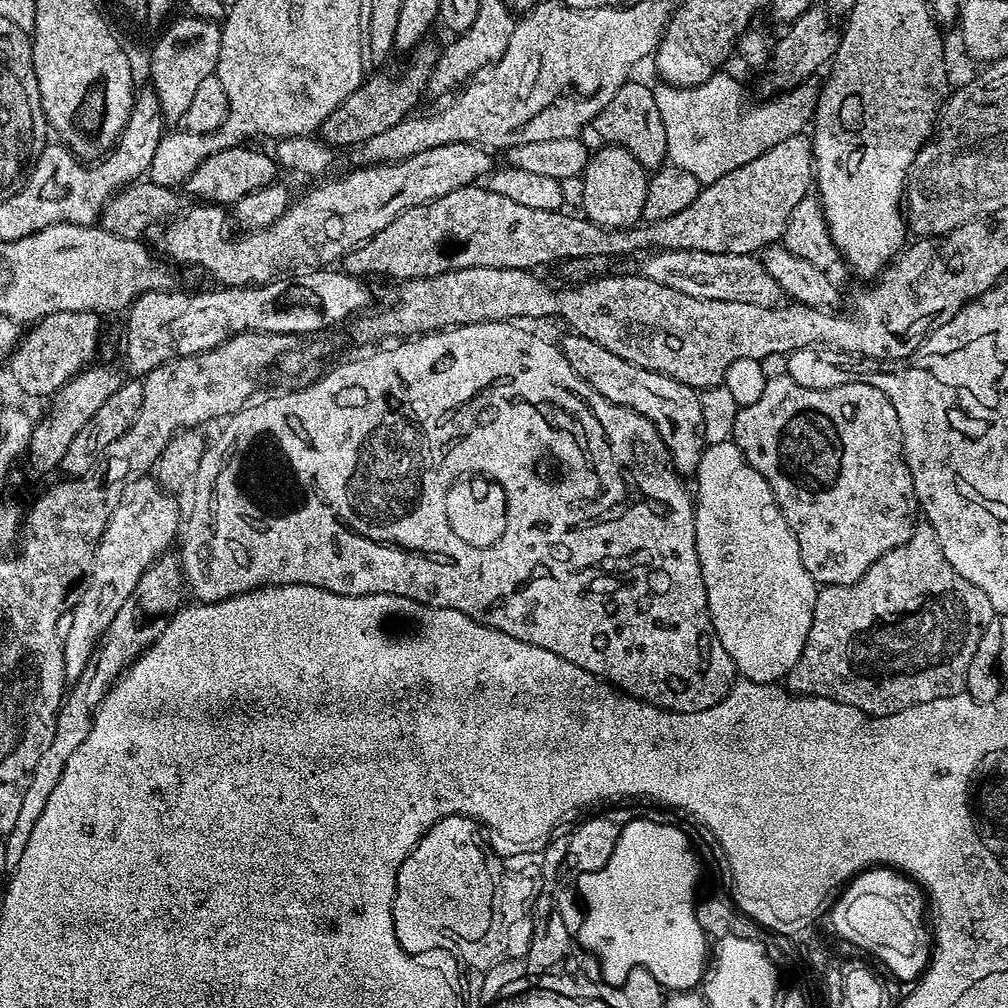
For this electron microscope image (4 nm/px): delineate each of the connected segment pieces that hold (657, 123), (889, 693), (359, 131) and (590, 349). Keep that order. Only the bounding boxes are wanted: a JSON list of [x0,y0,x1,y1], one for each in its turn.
[[592,80,667,171],[786,522,994,716],[318,42,440,149],[560,336,706,478]]

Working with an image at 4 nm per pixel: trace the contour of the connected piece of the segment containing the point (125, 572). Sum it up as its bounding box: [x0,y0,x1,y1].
[62,478,182,682]

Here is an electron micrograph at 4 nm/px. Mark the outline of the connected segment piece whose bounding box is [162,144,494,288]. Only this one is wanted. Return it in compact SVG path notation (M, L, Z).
M443 144L434 146L430 150L422 150L405 160L397 160L390 164L362 166L356 170L358 172L352 172L342 180L336 180L333 184L314 189L297 204L295 201L289 207L288 213L278 218L278 222L274 222L274 226L257 232L245 231L240 234L244 236L240 237L231 236L228 233L229 217L223 207L201 203L196 206L200 208L190 209L185 216L177 215L163 229L164 252L174 263L201 268L217 280L217 285L230 288L268 286L273 283L272 279L275 276L280 276L283 272L300 274L305 270L324 270L329 266L339 265L344 257L349 256L358 245L365 244L367 240L374 238L382 230L386 230L386 226L390 226L394 218L398 218L403 212L434 202L459 188L466 188L483 181L494 168L488 156L491 155L479 144Z

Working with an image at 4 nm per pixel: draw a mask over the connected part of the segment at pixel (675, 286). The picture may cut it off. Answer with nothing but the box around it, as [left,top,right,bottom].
[642,251,781,306]

